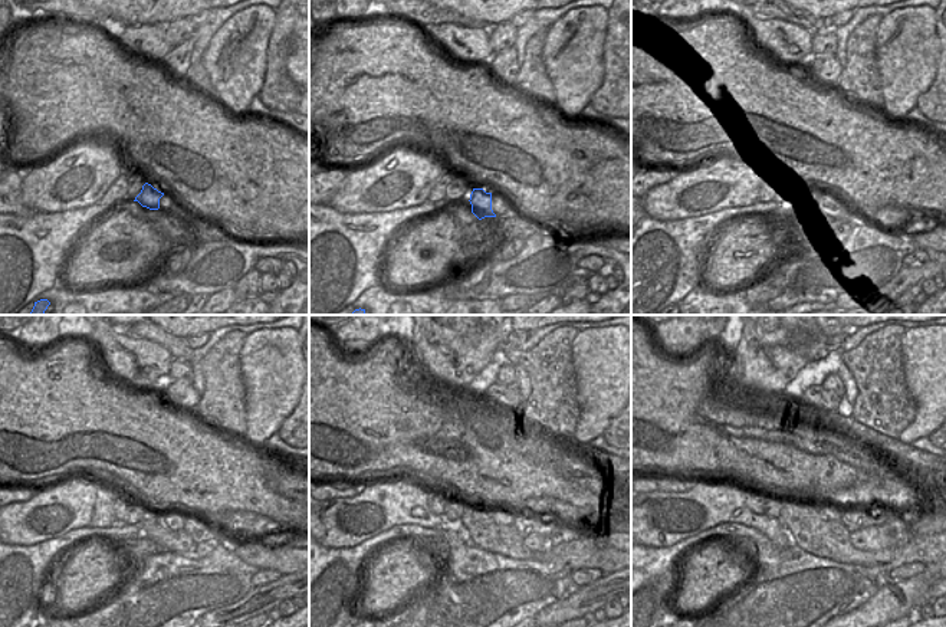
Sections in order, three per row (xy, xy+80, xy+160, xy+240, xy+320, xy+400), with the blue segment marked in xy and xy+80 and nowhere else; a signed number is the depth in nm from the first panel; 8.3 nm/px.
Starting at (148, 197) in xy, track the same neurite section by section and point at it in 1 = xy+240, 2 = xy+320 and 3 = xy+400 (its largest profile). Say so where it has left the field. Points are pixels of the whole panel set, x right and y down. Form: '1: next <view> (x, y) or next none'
1: next xy+240 (173, 519)
2: next xy+320 (503, 516)
3: next xy+400 (834, 512)

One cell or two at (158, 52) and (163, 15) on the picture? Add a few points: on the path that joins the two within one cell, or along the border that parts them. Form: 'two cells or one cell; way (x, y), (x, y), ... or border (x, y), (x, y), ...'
two cells; border (127, 25), (161, 23), (164, 26)

